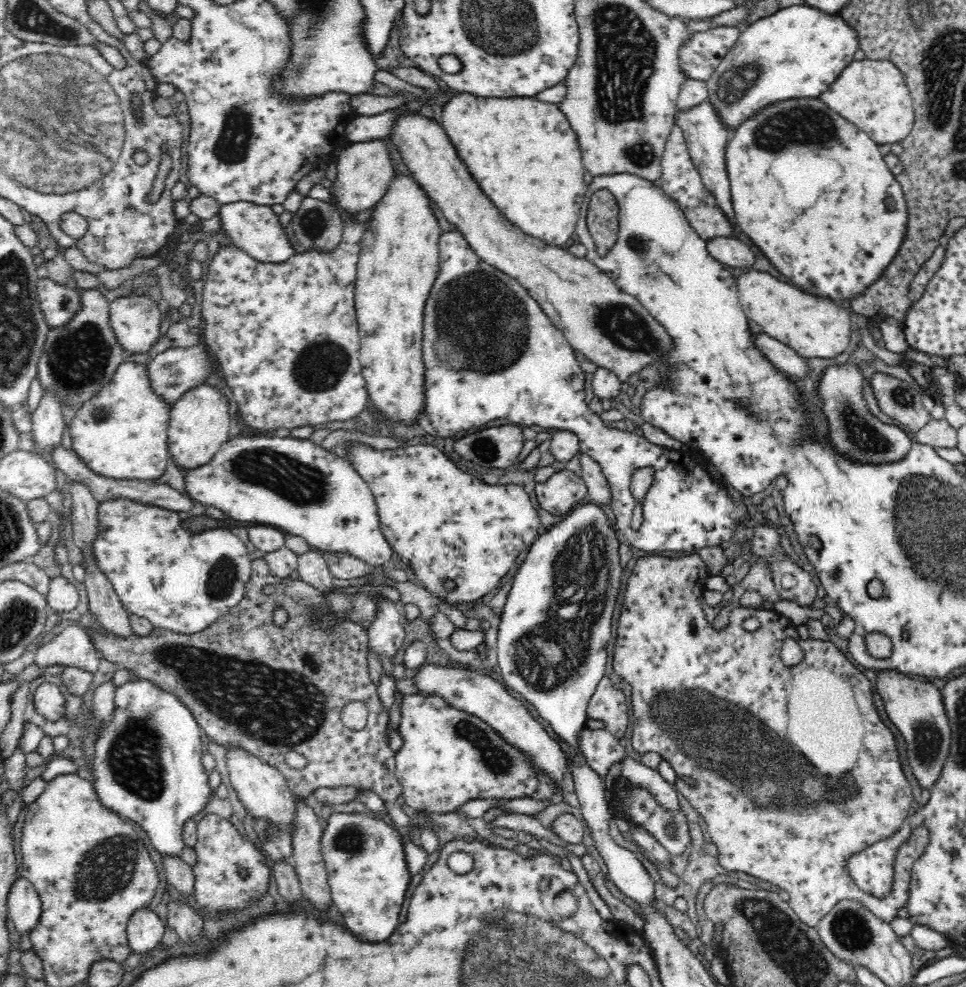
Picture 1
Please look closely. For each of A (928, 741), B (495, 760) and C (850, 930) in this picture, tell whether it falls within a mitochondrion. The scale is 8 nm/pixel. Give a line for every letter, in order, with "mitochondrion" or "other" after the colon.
A: mitochondrion
B: mitochondrion
C: mitochondrion

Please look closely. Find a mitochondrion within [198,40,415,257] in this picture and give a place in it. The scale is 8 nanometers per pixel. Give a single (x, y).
(231, 146)

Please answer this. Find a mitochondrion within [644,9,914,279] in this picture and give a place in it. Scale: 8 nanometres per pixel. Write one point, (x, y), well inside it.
(786, 129)

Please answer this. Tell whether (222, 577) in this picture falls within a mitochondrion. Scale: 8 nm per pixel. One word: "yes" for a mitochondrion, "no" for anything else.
yes

